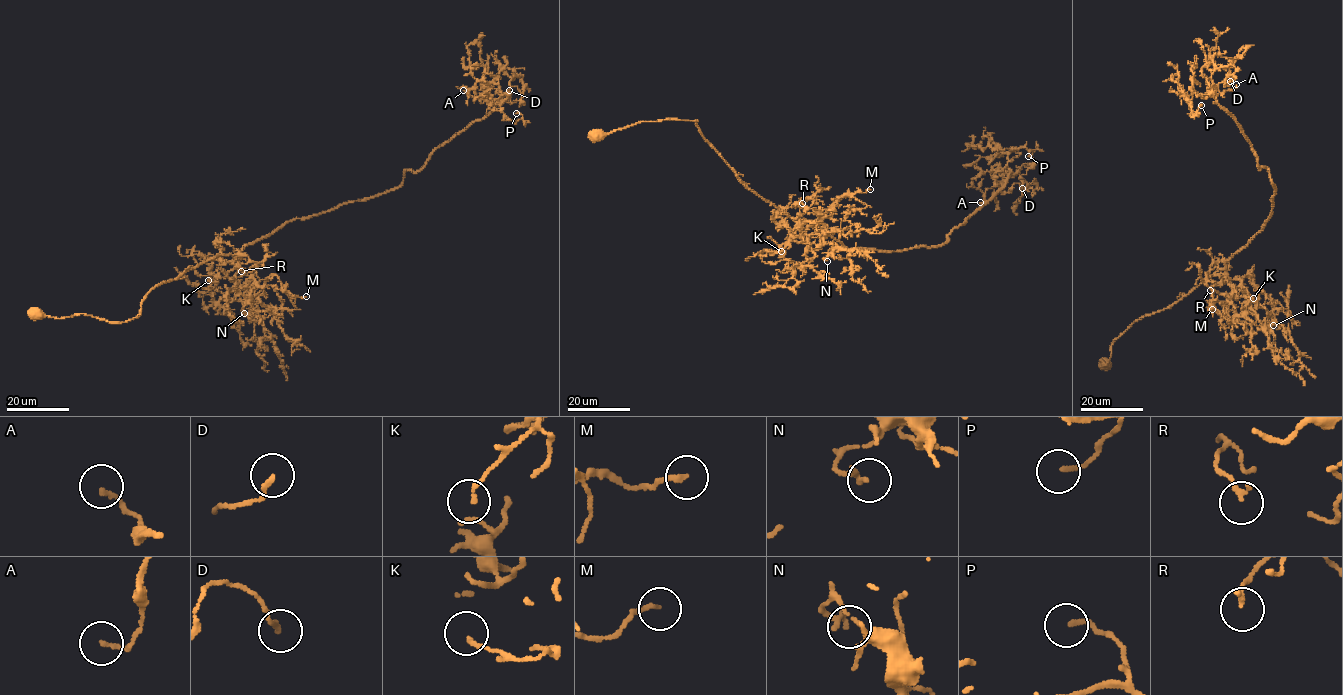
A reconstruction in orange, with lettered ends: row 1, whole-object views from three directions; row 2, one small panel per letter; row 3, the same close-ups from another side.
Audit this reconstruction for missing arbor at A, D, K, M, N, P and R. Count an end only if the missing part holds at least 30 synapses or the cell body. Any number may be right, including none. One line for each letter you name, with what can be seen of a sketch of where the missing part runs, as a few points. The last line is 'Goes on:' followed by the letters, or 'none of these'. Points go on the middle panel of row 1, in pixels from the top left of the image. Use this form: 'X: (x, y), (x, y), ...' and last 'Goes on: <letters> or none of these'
Goes on: none of these

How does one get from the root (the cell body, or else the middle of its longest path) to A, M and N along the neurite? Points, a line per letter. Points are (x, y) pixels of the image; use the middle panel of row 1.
A: (597, 135), (696, 121), (746, 187), (849, 249), (945, 243), (1004, 185), (1006, 167), (980, 202)
M: (597, 135), (642, 122), (696, 121), (743, 184), (788, 214), (799, 235), (843, 196), (870, 189)
N: (597, 135), (642, 122), (696, 121), (746, 187), (795, 221), (796, 234), (822, 237), (836, 245), (827, 261)

